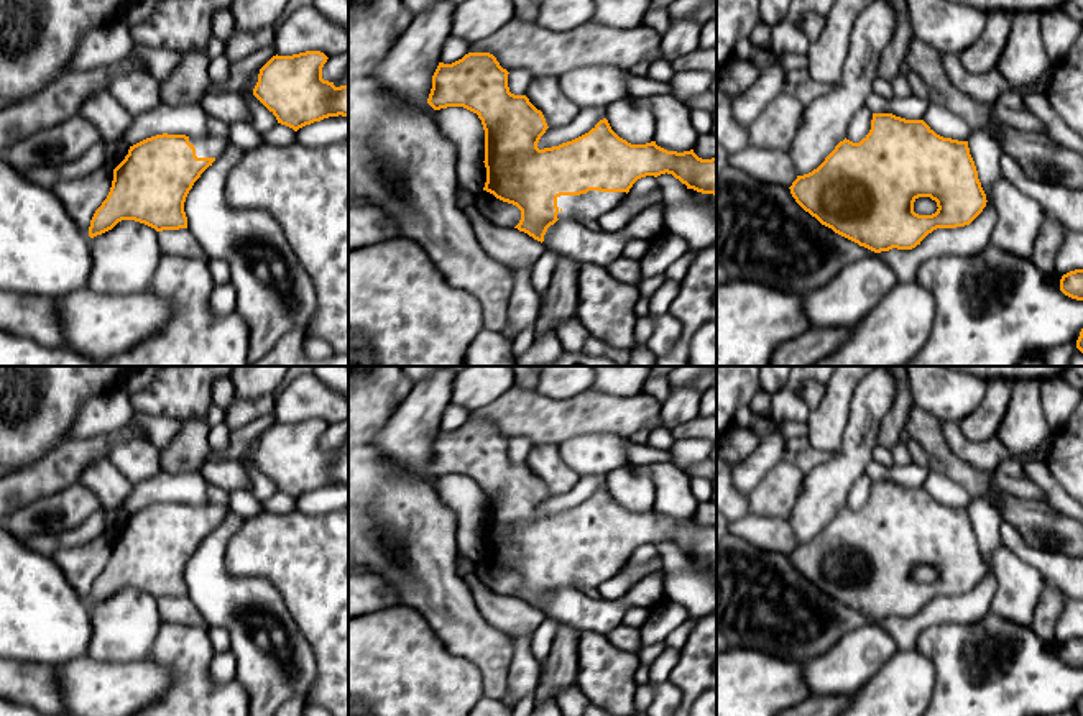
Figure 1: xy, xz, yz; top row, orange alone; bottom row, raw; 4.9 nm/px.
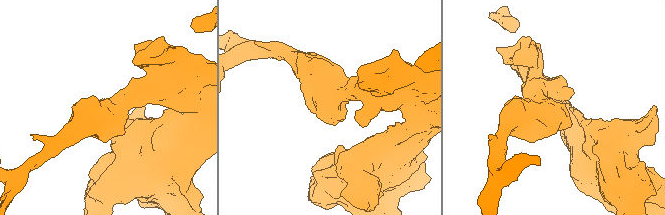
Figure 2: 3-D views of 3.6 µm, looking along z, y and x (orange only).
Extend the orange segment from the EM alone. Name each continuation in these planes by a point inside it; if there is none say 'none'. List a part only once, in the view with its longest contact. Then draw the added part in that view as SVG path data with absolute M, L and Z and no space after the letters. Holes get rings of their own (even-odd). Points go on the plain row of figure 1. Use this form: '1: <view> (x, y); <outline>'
1: xz (590, 573); M588 558L580 563L560 563L557 565L557 586L585 593L587 590L598 588L603 581L618 575L626 565L626 560L600 558Z

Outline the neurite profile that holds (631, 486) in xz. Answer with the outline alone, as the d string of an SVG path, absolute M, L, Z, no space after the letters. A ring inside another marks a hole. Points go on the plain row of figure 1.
M626 465L606 476L606 488L611 498L631 512L654 509L656 488L646 466Z

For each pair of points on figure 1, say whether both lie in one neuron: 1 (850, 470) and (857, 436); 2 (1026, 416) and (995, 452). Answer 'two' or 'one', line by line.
1: one
2: two

